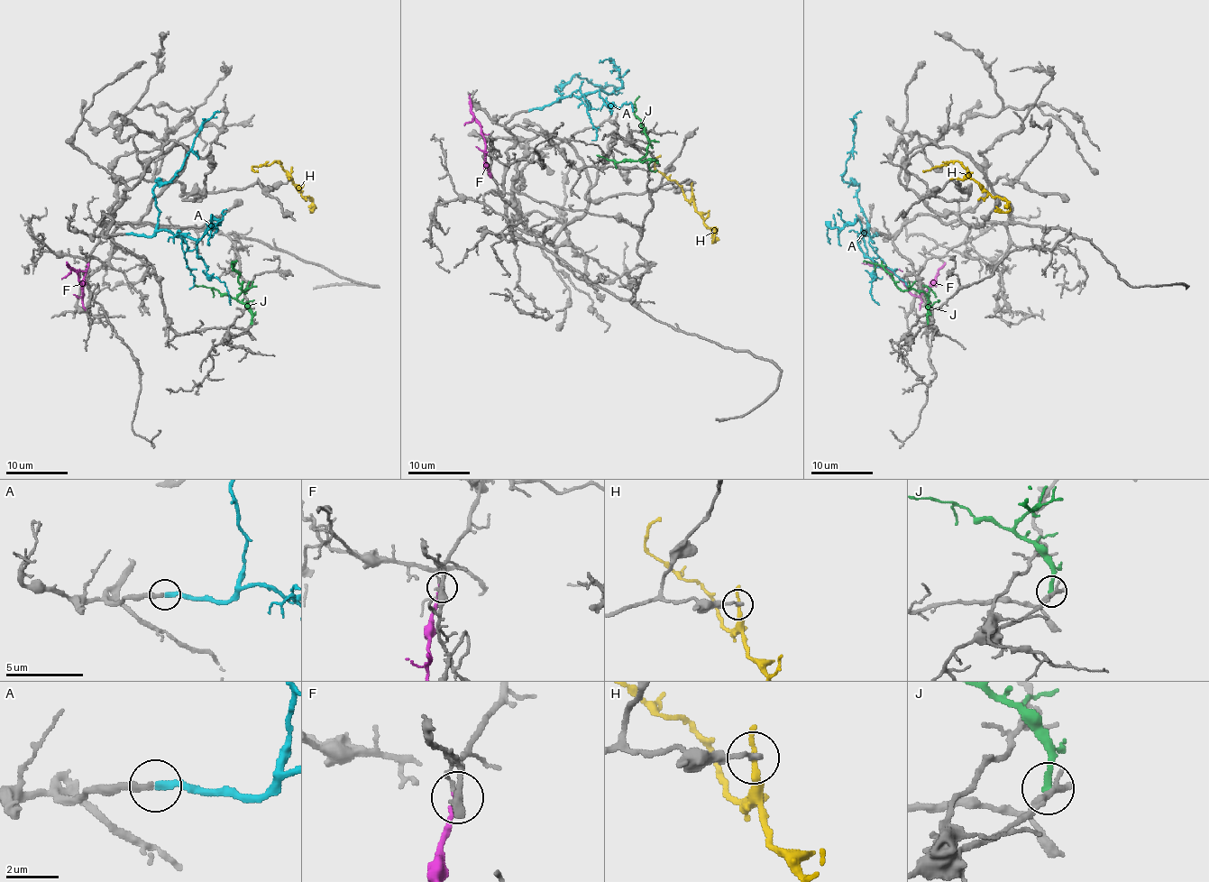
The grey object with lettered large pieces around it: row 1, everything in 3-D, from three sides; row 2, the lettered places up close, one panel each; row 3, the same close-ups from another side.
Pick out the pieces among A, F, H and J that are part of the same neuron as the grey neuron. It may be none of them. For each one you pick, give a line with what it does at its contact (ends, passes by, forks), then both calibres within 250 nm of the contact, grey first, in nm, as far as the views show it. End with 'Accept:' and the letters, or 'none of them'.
A: It ends there. Thickness 240 nm (grey) against 240 nm
Accept: A

